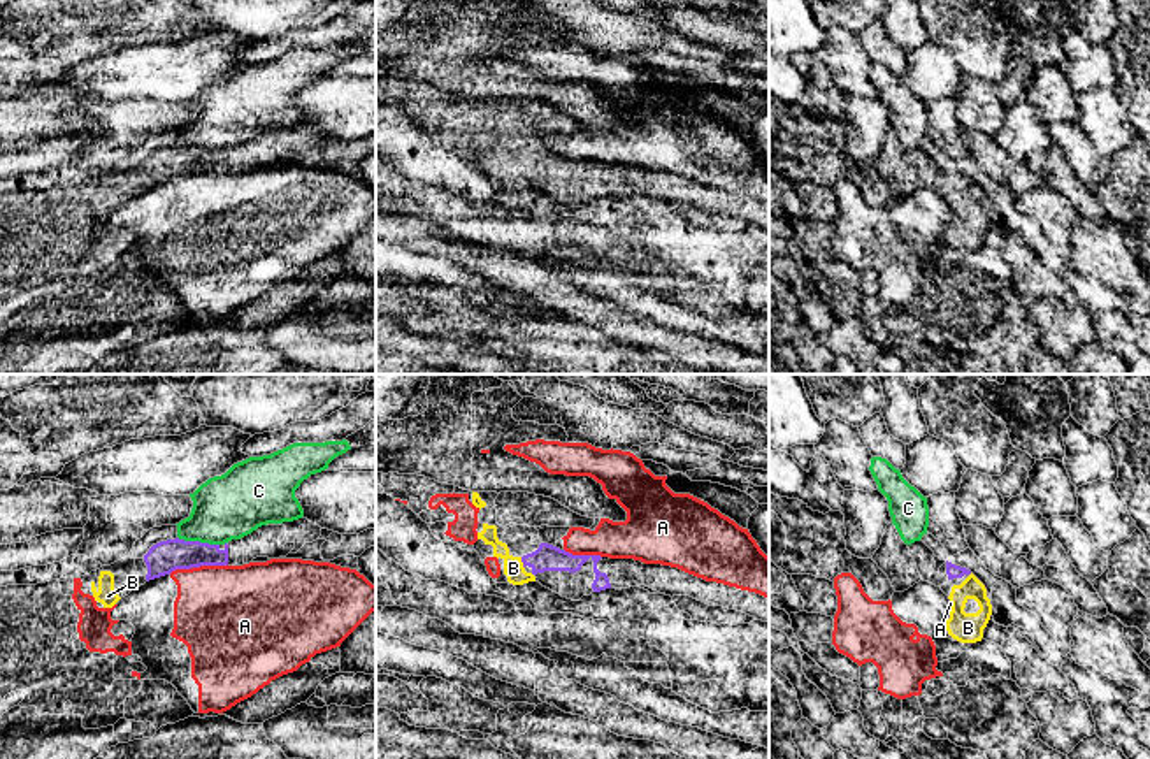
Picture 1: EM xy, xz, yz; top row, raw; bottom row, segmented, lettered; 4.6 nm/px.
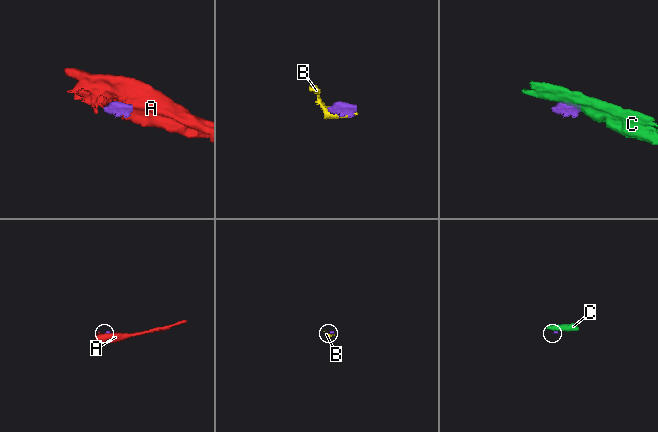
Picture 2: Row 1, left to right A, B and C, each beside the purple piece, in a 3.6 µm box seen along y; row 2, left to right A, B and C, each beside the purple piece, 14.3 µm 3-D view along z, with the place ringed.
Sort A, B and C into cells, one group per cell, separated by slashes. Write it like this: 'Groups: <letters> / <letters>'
Groups: A / B / C

